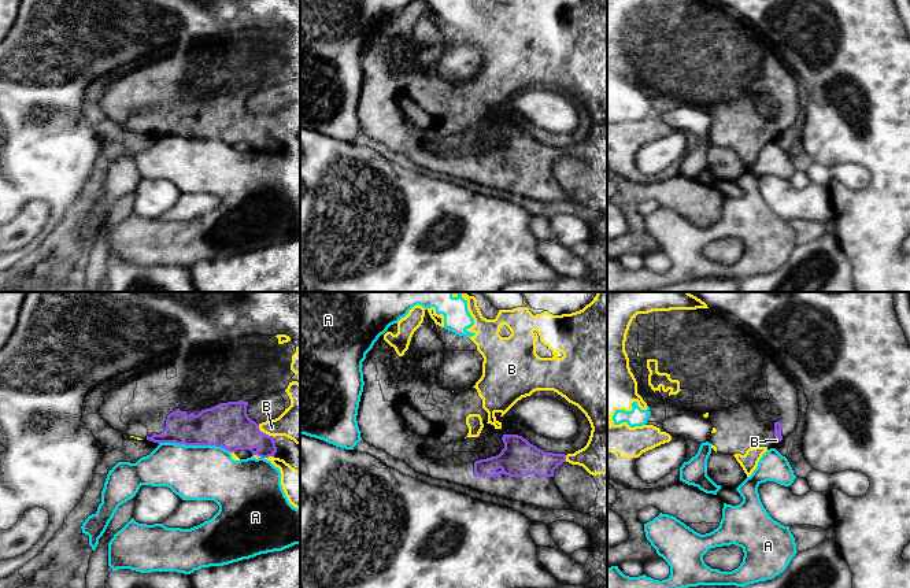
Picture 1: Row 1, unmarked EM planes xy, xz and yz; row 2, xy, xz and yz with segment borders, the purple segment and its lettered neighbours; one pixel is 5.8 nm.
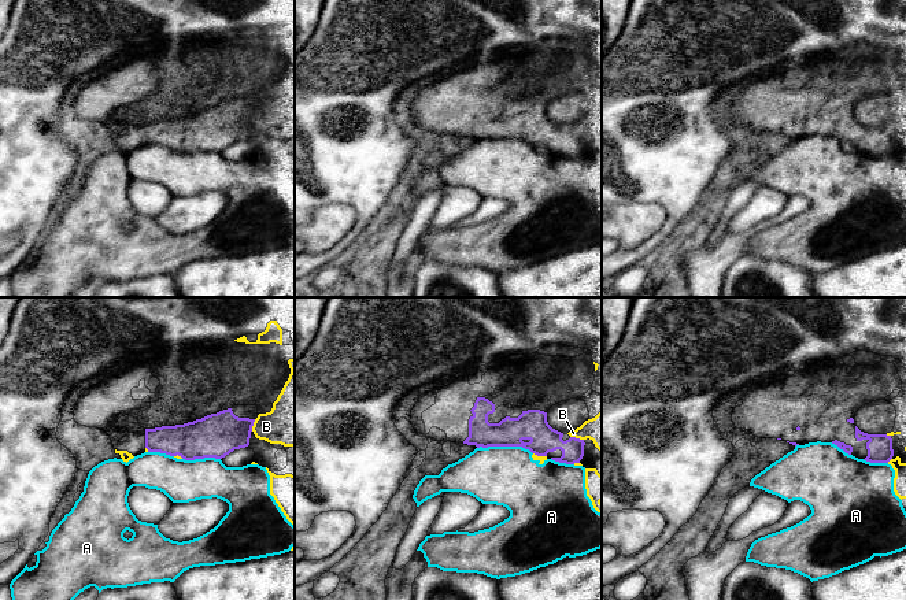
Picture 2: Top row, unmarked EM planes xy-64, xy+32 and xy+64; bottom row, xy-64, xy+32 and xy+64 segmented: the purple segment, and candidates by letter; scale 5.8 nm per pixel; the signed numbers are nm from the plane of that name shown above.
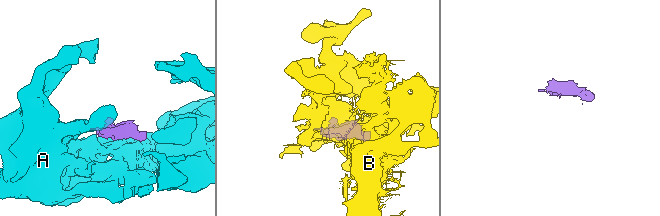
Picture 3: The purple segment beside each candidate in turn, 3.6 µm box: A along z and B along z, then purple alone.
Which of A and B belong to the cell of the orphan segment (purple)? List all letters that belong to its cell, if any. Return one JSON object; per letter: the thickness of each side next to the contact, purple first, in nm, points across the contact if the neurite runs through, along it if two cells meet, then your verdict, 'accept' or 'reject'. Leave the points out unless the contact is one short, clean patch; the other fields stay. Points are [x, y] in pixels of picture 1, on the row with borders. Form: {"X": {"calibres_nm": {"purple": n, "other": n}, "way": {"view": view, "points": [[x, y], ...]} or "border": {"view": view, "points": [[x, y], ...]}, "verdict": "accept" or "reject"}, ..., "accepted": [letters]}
{"A": {"calibres_nm": {"purple": 260, "other": 320}, "verdict": "reject"}, "B": {"calibres_nm": {"purple": 260, "other": 220}, "verdict": "reject"}, "accepted": []}

